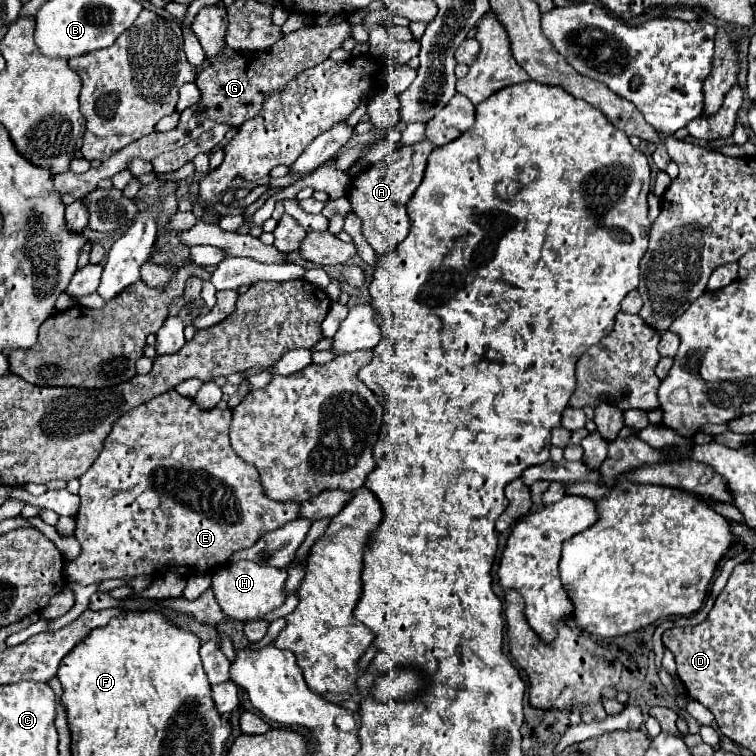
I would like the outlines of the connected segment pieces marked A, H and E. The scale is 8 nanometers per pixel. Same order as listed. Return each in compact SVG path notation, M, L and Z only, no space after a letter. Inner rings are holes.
M421 139L413 145L397 147L389 153L387 159L379 161L373 167L367 167L357 177L353 177L351 189L349 189L349 203L351 211L361 219L361 231L365 241L373 247L373 251L381 257L393 253L397 245L407 237L409 233L409 217L407 217L407 201L419 187L423 179L423 171L427 167L427 157L433 151L433 143L429 139Z
M239 561L215 571L211 585L215 589L215 599L227 617L239 621L253 621L265 617L267 613L275 611L285 603L285 579L285 569L263 567L253 561Z
M167 391L163 395L155 395L147 403L141 403L133 411L127 411L125 415L121 415L121 419L117 419L111 433L107 435L101 455L95 459L95 463L89 467L89 471L79 478L80 507L79 513L77 513L77 541L81 543L81 555L77 559L65 563L65 575L67 575L69 583L77 581L77 583L89 585L89 583L97 583L97 581L105 581L105 579L117 579L117 577L119 579L133 579L135 575L153 575L157 571L173 571L173 573L179 573L183 577L191 577L195 573L205 573L205 571L215 571L229 561L229 555L233 551L239 551L243 547L251 547L261 535L265 535L277 527L283 527L287 521L297 519L301 503L275 501L275 499L269 499L265 495L257 467L253 467L251 463L245 463L233 451L233 447L229 443L229 425L231 425L231 411L221 411L217 407L207 409L207 411L199 409L193 399L181 397L177 391ZM147 489L157 493L157 497L159 497L157 509L147 511L147 509L139 507L137 497Z

